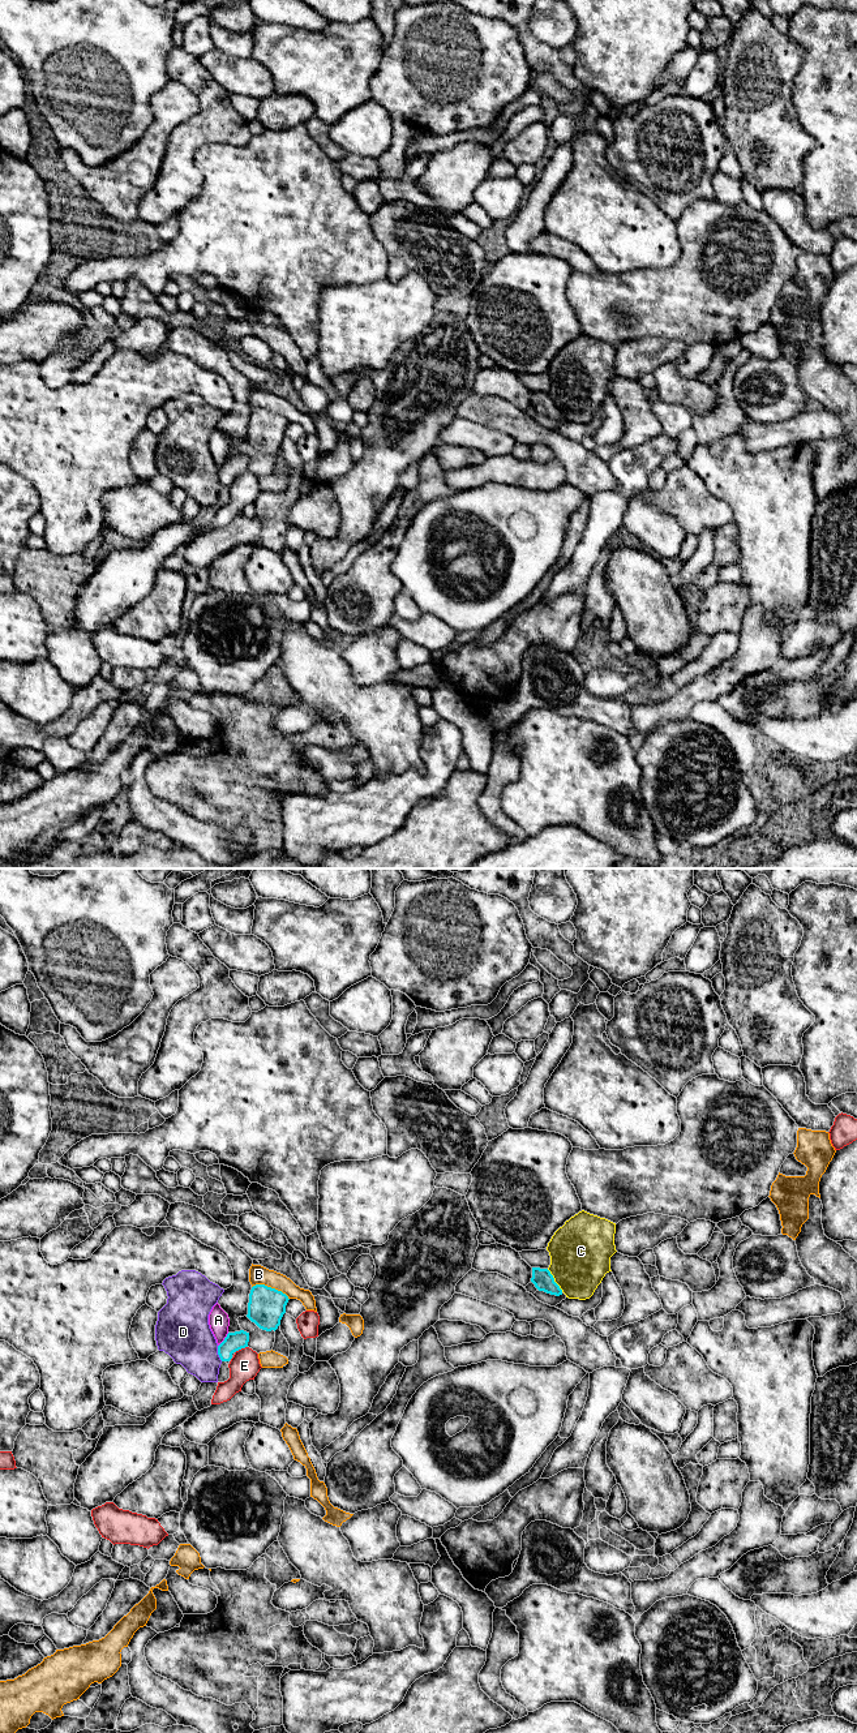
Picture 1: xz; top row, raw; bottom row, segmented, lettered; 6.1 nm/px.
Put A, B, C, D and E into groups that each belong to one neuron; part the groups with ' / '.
A / B / C / D / E

